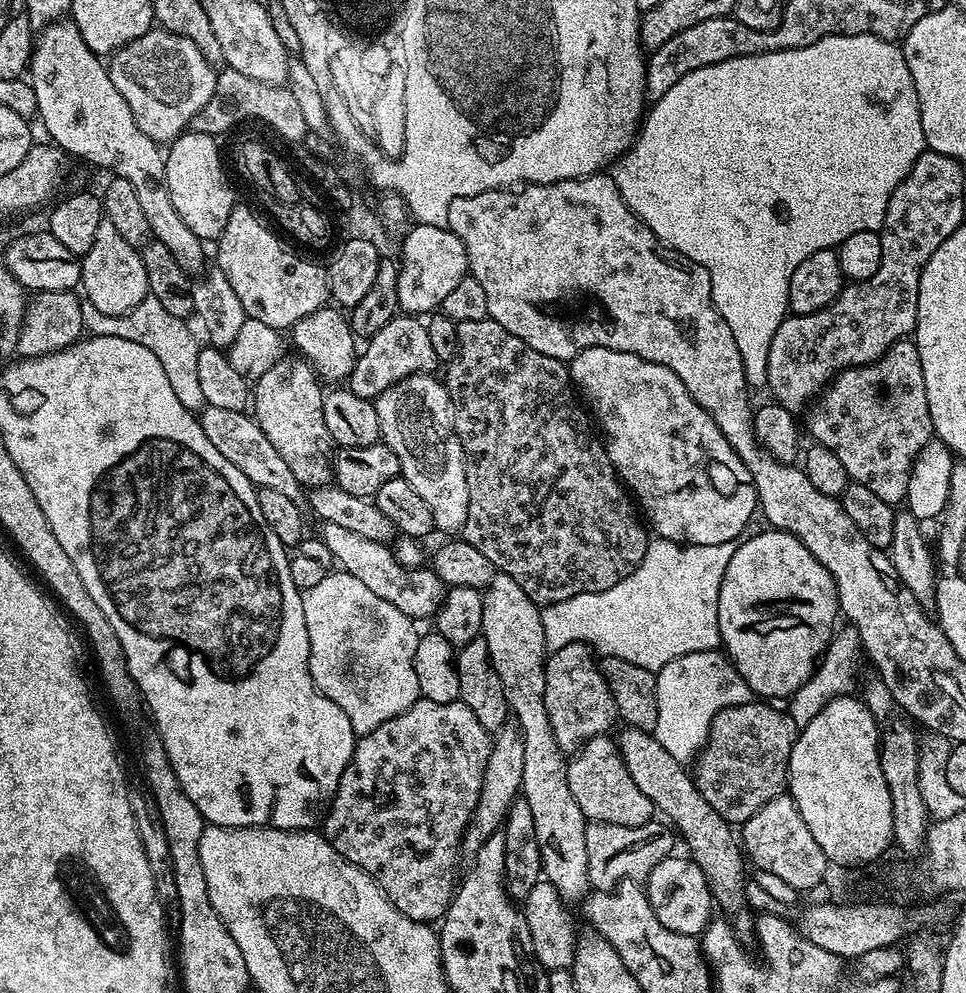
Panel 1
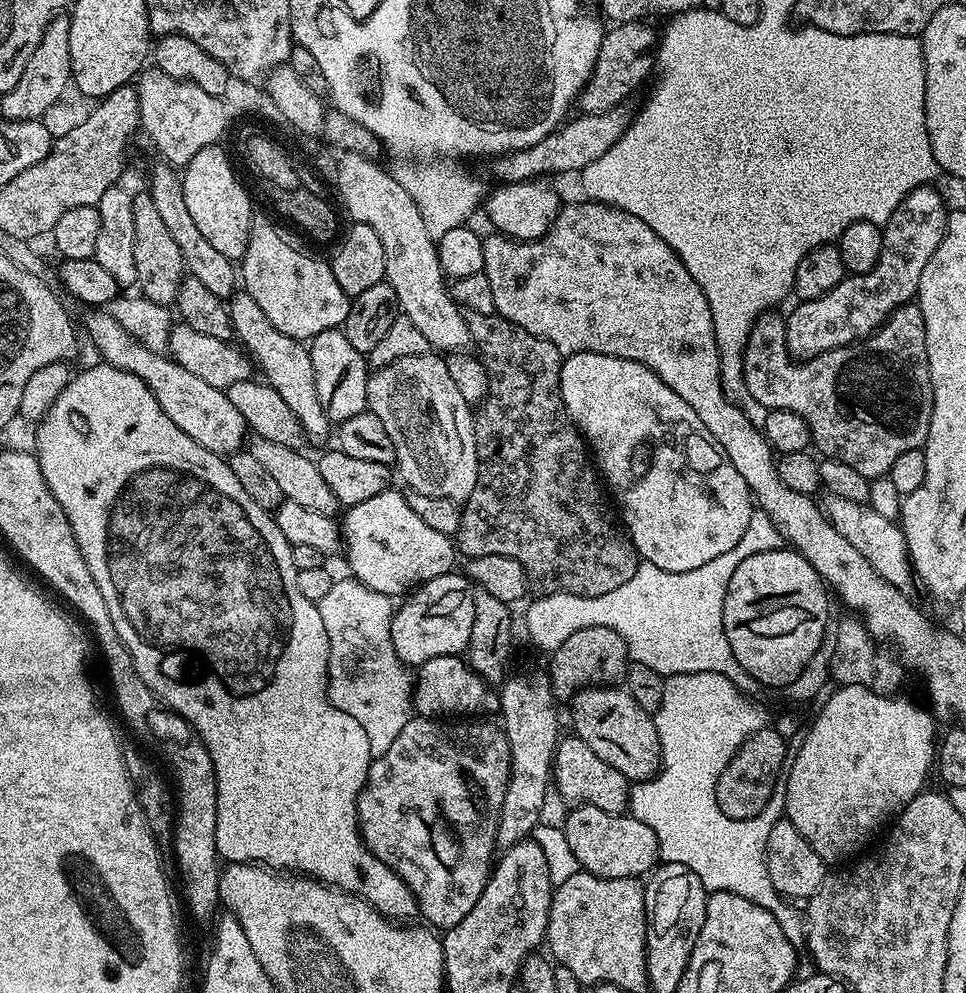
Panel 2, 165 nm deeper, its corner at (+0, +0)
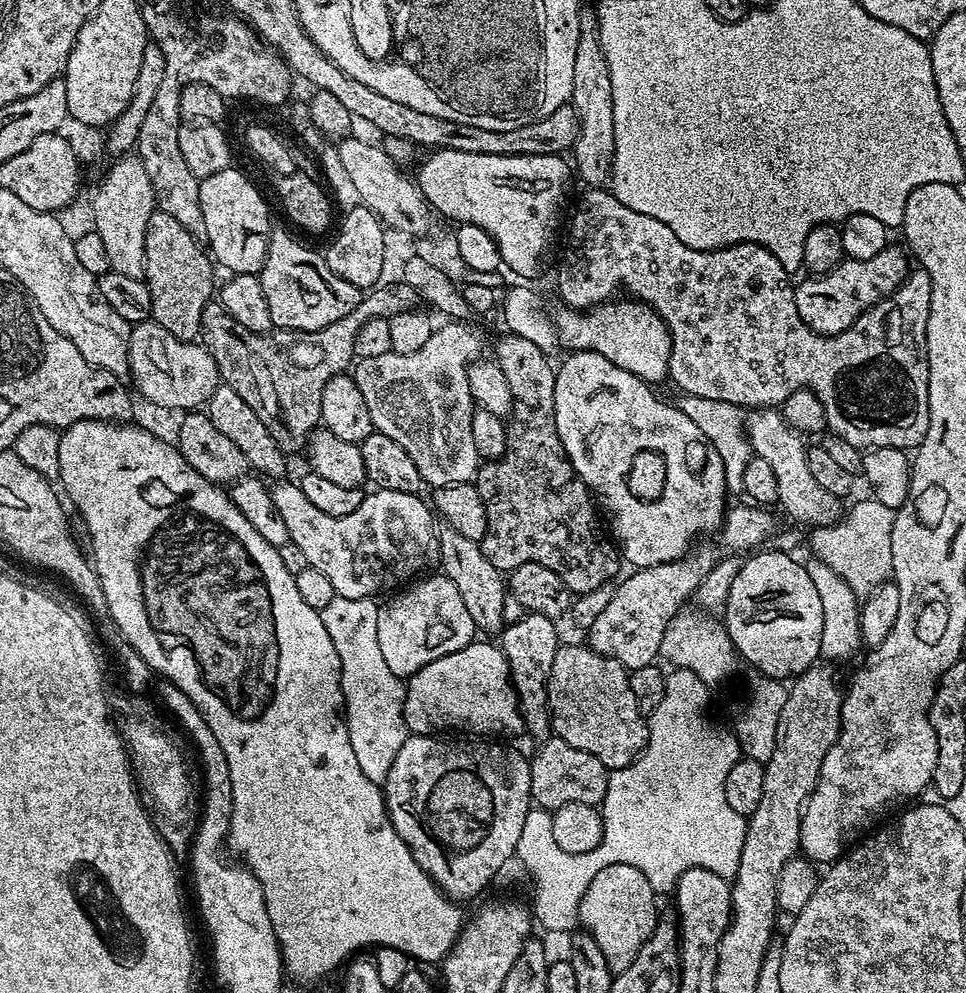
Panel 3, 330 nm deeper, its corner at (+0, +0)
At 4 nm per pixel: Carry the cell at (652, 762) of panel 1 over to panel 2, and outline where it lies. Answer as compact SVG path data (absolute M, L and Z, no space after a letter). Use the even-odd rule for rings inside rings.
M623 687L584 688L576 693L575 704L576 709L572 712L572 724L576 727L573 728L575 735L580 736L582 742L586 742L586 746L590 746L590 750L594 750L598 758L602 758L602 762L610 762L610 766L614 766L614 770L618 770L629 782L648 780L661 771L660 739L653 713L642 710L642 706L638 706L638 702L634 702L634 698Z

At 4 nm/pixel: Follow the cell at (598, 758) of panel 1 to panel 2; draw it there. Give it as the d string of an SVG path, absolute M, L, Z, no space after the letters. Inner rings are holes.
M575 734L565 735L557 743L556 757L552 760L552 780L554 788L560 791L562 799L568 806L594 806L603 812L623 813L628 808L630 782L610 762L602 762L586 742Z

